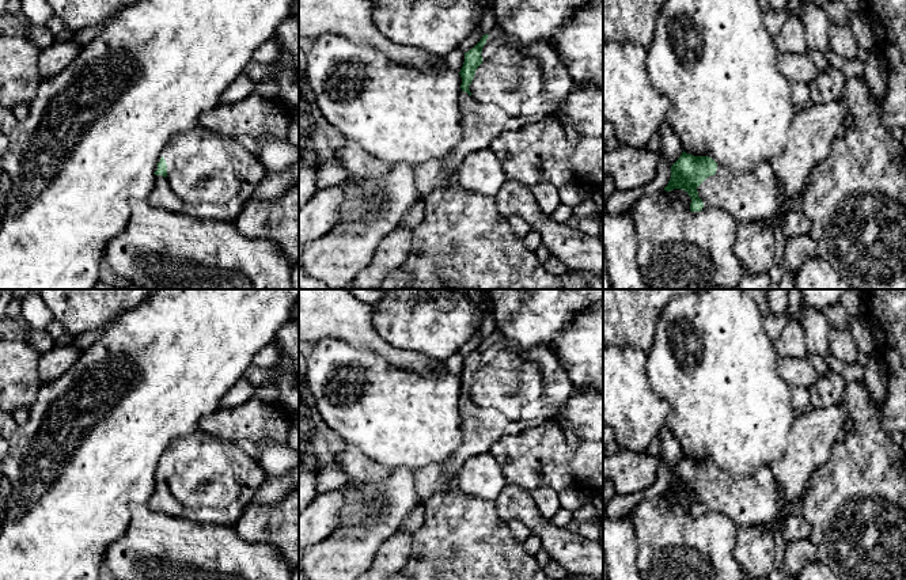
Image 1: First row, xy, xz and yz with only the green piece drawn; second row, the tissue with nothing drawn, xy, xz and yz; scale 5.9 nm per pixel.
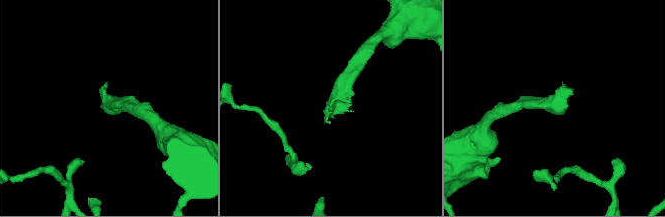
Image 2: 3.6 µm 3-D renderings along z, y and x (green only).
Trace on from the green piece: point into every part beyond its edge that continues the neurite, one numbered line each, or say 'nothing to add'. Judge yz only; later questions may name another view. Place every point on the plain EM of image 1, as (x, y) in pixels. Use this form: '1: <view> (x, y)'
1: yz (754, 499)

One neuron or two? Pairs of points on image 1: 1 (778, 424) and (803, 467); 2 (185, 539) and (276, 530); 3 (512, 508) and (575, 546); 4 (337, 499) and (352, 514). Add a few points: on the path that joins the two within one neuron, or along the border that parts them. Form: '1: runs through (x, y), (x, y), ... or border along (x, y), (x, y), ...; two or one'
1: border along (798, 416), (784, 454), (769, 466); two
2: border along (232, 526), (242, 538), (268, 545); two
3: runs through (527, 514), (560, 542); one
4: border along (351, 480), (341, 523), (330, 534); two

